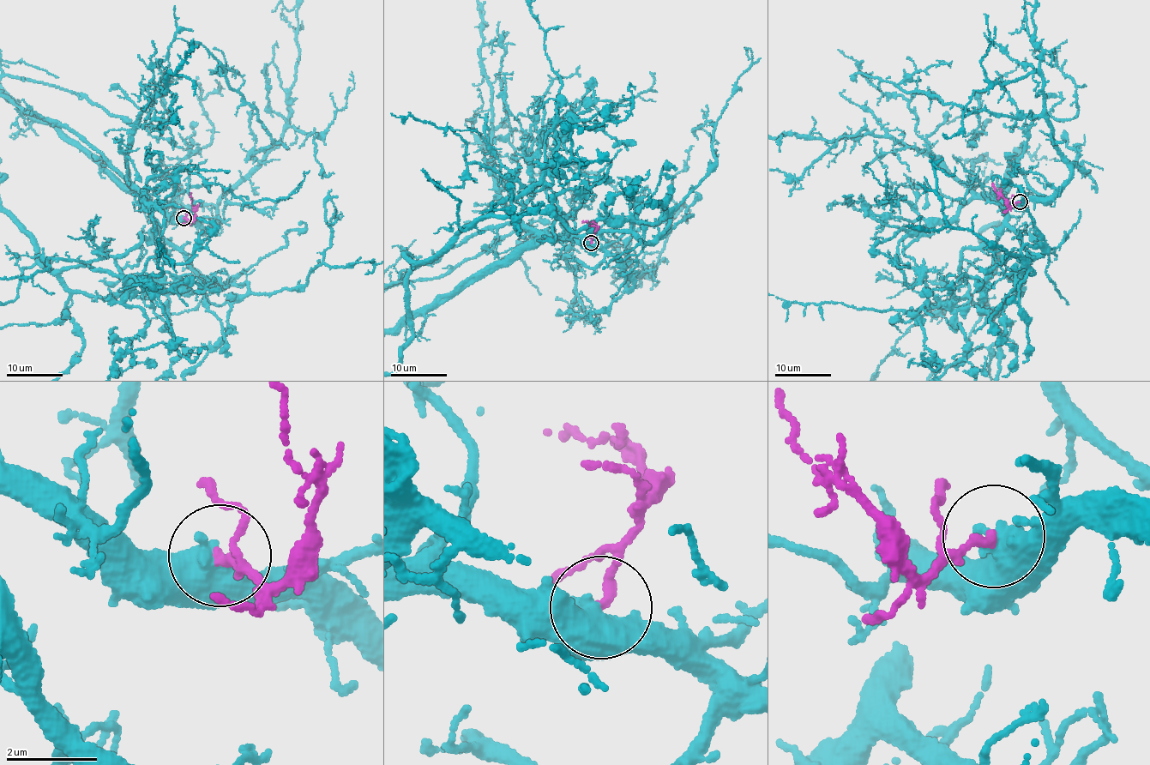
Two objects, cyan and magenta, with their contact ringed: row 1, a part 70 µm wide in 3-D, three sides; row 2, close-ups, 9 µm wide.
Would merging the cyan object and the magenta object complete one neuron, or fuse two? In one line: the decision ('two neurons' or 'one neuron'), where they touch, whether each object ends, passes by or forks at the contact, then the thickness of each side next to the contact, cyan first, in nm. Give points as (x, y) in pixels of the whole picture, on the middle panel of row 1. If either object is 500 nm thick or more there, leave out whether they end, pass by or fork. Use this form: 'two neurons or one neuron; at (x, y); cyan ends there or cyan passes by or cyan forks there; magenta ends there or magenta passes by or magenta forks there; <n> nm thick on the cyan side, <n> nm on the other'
one neuron; at (591, 243); 750 nm thick on the cyan side, 200 nm on the other

